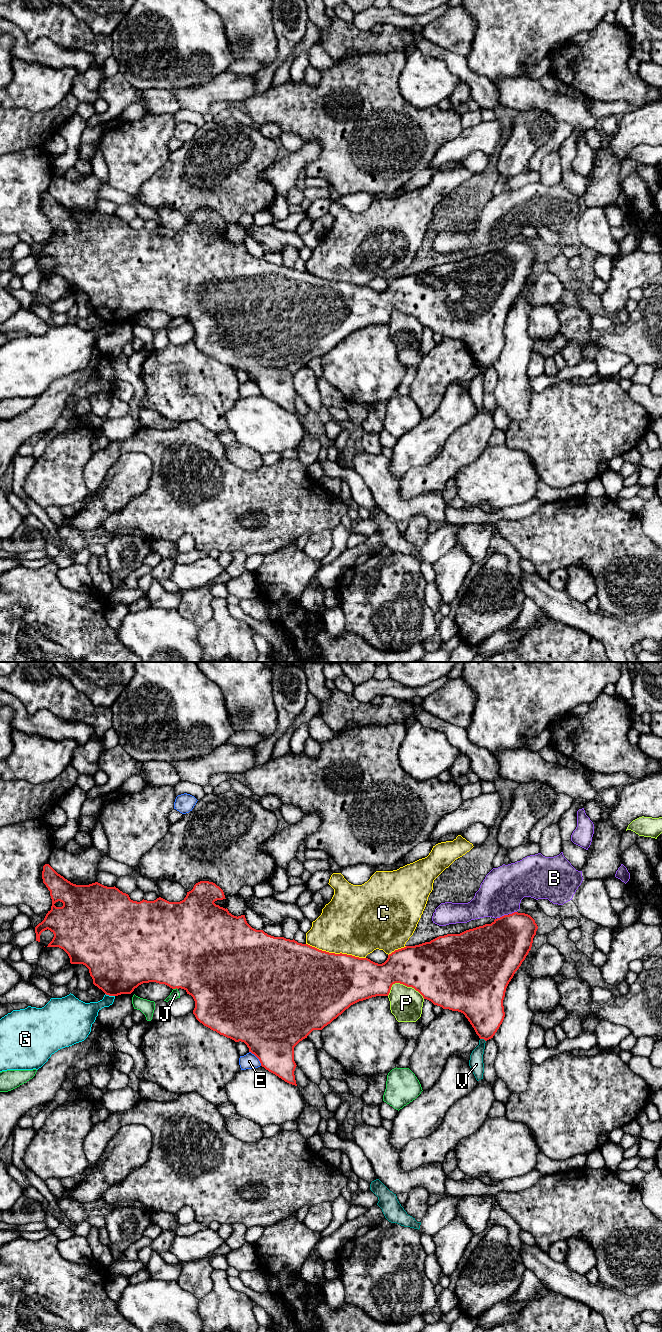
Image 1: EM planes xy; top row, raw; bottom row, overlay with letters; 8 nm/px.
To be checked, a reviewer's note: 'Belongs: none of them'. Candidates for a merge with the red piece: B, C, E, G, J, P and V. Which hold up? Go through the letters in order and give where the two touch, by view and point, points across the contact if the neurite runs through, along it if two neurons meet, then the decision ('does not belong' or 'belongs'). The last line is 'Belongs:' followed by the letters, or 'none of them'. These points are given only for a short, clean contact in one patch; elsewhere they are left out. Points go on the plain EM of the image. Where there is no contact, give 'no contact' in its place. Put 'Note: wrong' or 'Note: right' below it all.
B: contact xy (502, 244); does not belong
C: contact xy (336, 282); does not belong
E: contact xy (257, 385); does not belong
G: contact xy (110, 323); does not belong
J: contact xy (175, 316); does not belong
P: contact xy (403, 312); does not belong
V: contact xy (483, 366); border xy (480, 366), (485, 369); does not belong
Belongs: none of them
Note: right

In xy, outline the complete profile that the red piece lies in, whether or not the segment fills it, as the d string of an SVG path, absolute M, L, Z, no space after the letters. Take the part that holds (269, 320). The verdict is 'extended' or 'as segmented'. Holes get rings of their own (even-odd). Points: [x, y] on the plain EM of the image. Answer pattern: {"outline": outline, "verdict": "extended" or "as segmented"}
{"outline": "M49 192L43 194L42 207L43 211L50 219L52 234L44 248L35 255L36 269L40 270L40 263L43 259L47 257L50 258L54 262L54 265L47 275L59 275L68 282L71 292L85 293L89 297L93 312L109 324L131 322L139 313L149 310L165 312L172 317L184 317L195 329L193 342L200 351L235 370L244 370L249 376L249 380L259 387L262 395L285 410L295 414L297 414L297 412L294 399L297 393L294 389L294 375L300 369L307 366L313 358L322 358L351 333L376 324L388 324L392 313L395 311L414 316L424 327L431 329L434 333L440 334L443 337L463 341L480 367L487 369L493 366L505 345L503 328L506 316L531 278L533 266L538 257L535 248L530 243L514 240L495 247L491 252L469 257L460 262L447 262L439 264L430 270L415 274L406 274L395 278L388 283L384 291L378 292L368 286L359 286L342 281L329 281L308 272L298 271L294 267L290 268L284 265L274 265L268 263L263 258L256 258L247 251L245 243L234 244L227 236L225 237L214 231L217 228L226 226L223 218L213 210L200 209L196 211L193 217L187 220L186 225L180 230L169 230L161 225L154 229L143 227L137 230L131 228L128 222L123 221L115 214L107 215L98 210L89 213L73 212L58 202Z", "verdict": "as segmented"}

